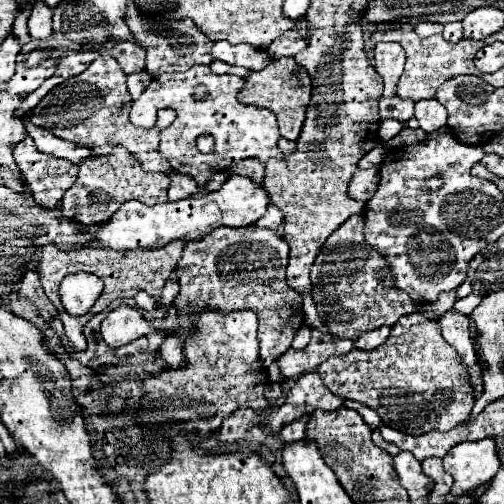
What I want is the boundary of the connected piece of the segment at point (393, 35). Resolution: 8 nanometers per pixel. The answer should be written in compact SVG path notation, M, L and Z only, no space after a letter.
M401 24L389 30L377 30L371 34L371 40L381 40L381 42L397 42L403 46L407 54L405 70L397 82L397 96L399 98L409 98L409 100L423 100L423 98L433 98L435 90L439 88L441 82L457 76L457 74L479 74L481 72L475 68L473 58L475 50L485 46L487 42L473 42L473 40L459 40L459 42L447 42L441 34L429 36L429 38L419 38L413 30L409 30L409 24Z

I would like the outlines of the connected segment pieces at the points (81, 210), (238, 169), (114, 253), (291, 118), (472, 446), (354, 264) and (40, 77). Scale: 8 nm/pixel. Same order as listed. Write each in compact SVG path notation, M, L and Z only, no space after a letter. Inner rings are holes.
M117 147L119 148L115 148L112 155L87 158L79 164L79 174L75 184L69 188L69 192L65 192L61 200L61 214L65 218L75 218L77 222L83 222L83 224L97 224L113 216L113 212L125 200L135 198L147 206L167 202L169 178L161 172L145 174L126 148Z
M245 158L239 164L231 166L229 174L247 174L247 176L259 180L259 184L261 184L263 174L265 174L265 164L259 158Z
M173 240L161 248L133 248L133 250L105 250L105 248L95 248L95 246L81 246L81 248L71 248L71 250L61 250L55 244L45 244L39 248L41 250L41 258L35 262L35 270L41 276L41 284L43 290L47 294L47 298L55 304L63 326L65 326L65 336L71 342L71 348L76 351L84 351L87 347L87 341L83 335L83 326L91 320L91 316L95 316L97 312L105 310L113 300L117 298L131 298L135 296L137 290L145 290L151 296L159 296L163 284L171 278L177 260L181 258L183 252L183 242L181 240ZM75 272L91 272L95 276L99 276L105 284L101 296L97 298L97 302L93 304L93 308L83 314L83 316L73 316L69 314L59 298L59 284L67 274L75 274Z
M285 56L285 58L277 58L271 60L267 68L251 72L245 80L245 86L239 90L237 100L241 104L253 104L253 106L261 106L261 108L269 108L275 112L277 116L277 124L279 124L279 132L283 138L287 140L297 140L301 124L305 120L305 108L309 104L309 96L311 96L311 80L309 74L305 72L303 66L299 66L295 62L295 58Z
M489 438L477 442L461 442L443 458L443 468L453 476L451 496L469 494L473 488L487 484L499 470L495 444Z
M351 216L347 218L323 244L321 252L317 254L313 266L311 266L311 296L315 300L315 306L319 310L319 318L321 322L329 328L331 334L335 334L337 338L357 338L367 330L379 328L379 326L393 326L403 314L411 314L417 312L419 306L405 296L405 292L397 290L393 286L393 276L389 272L389 264L385 264L385 260L381 260L381 254L375 252L373 248L369 248L365 244L363 238L363 226L365 220L363 216Z
M34 50L25 55L25 59L19 61L15 74L11 80L7 80L7 92L9 94L29 94L47 79L50 78L57 65L57 57L65 55L66 50Z

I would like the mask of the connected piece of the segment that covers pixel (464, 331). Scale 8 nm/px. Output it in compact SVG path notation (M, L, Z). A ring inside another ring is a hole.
M447 312L437 320L443 338L459 352L463 364L469 370L469 382L473 386L473 396L479 398L483 394L483 372L477 362L473 342L469 336L469 318L459 312Z

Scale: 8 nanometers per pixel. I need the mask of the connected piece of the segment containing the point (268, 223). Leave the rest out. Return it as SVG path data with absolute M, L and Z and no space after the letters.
M271 204L269 210L267 210L267 214L265 214L263 218L259 218L255 224L257 224L259 228L271 228L271 230L277 230L277 226L281 224L281 220L283 220L281 210L277 210L277 208Z

